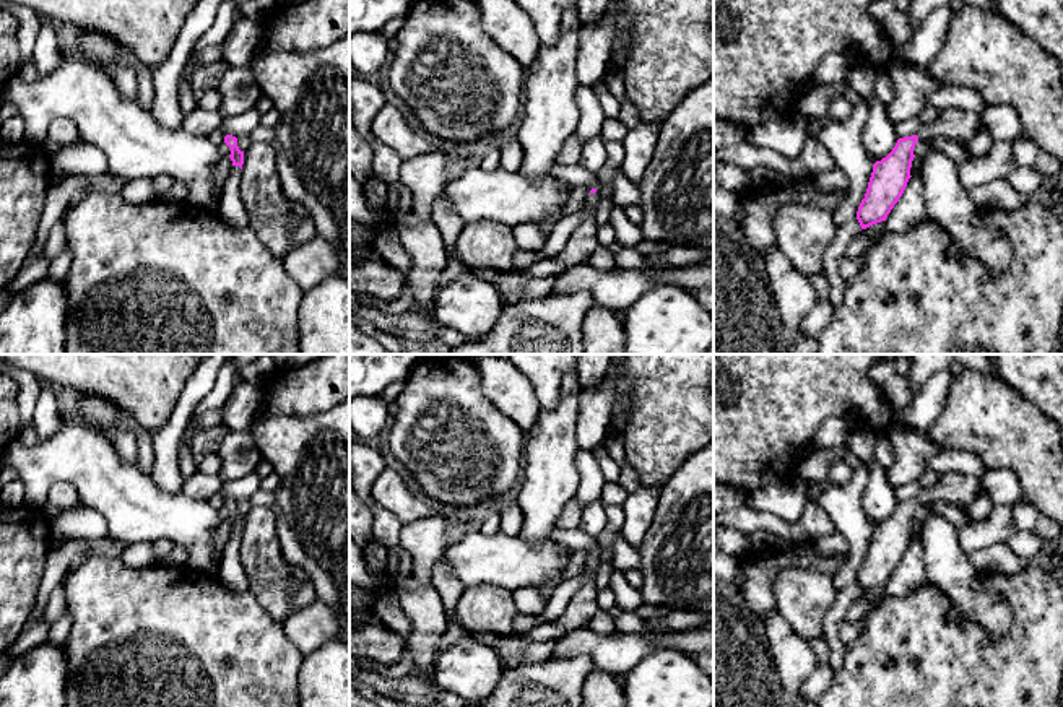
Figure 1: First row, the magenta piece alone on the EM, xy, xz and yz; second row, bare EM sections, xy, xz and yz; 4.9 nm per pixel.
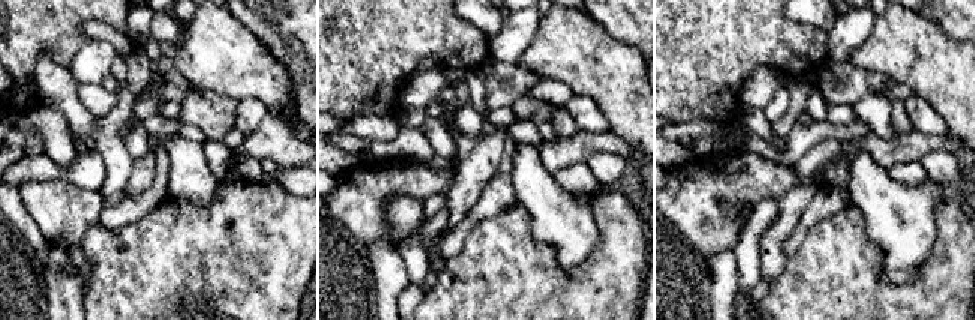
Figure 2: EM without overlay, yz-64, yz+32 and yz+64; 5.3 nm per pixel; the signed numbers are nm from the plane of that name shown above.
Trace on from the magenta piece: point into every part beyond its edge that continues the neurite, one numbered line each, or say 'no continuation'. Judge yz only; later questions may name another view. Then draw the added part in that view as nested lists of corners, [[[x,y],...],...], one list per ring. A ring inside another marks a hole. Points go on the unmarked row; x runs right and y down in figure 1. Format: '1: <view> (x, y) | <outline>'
1: yz (958, 490) | [[[948,471],[941,473],[935,486],[922,488],[917,501],[918,504],[941,501],[967,512],[980,489],[983,489],[983,476]]]

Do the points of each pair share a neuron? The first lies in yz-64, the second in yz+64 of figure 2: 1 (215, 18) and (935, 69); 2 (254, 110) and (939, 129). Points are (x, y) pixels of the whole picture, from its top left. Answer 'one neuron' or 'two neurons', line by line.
1: one neuron
2: one neuron

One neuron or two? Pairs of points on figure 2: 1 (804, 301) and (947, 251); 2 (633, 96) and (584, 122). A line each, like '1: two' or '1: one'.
1: one
2: two

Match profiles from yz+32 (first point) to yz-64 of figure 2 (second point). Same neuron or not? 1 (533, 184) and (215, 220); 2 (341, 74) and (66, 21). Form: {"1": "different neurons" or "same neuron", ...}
{"1": "different neurons", "2": "same neuron"}

